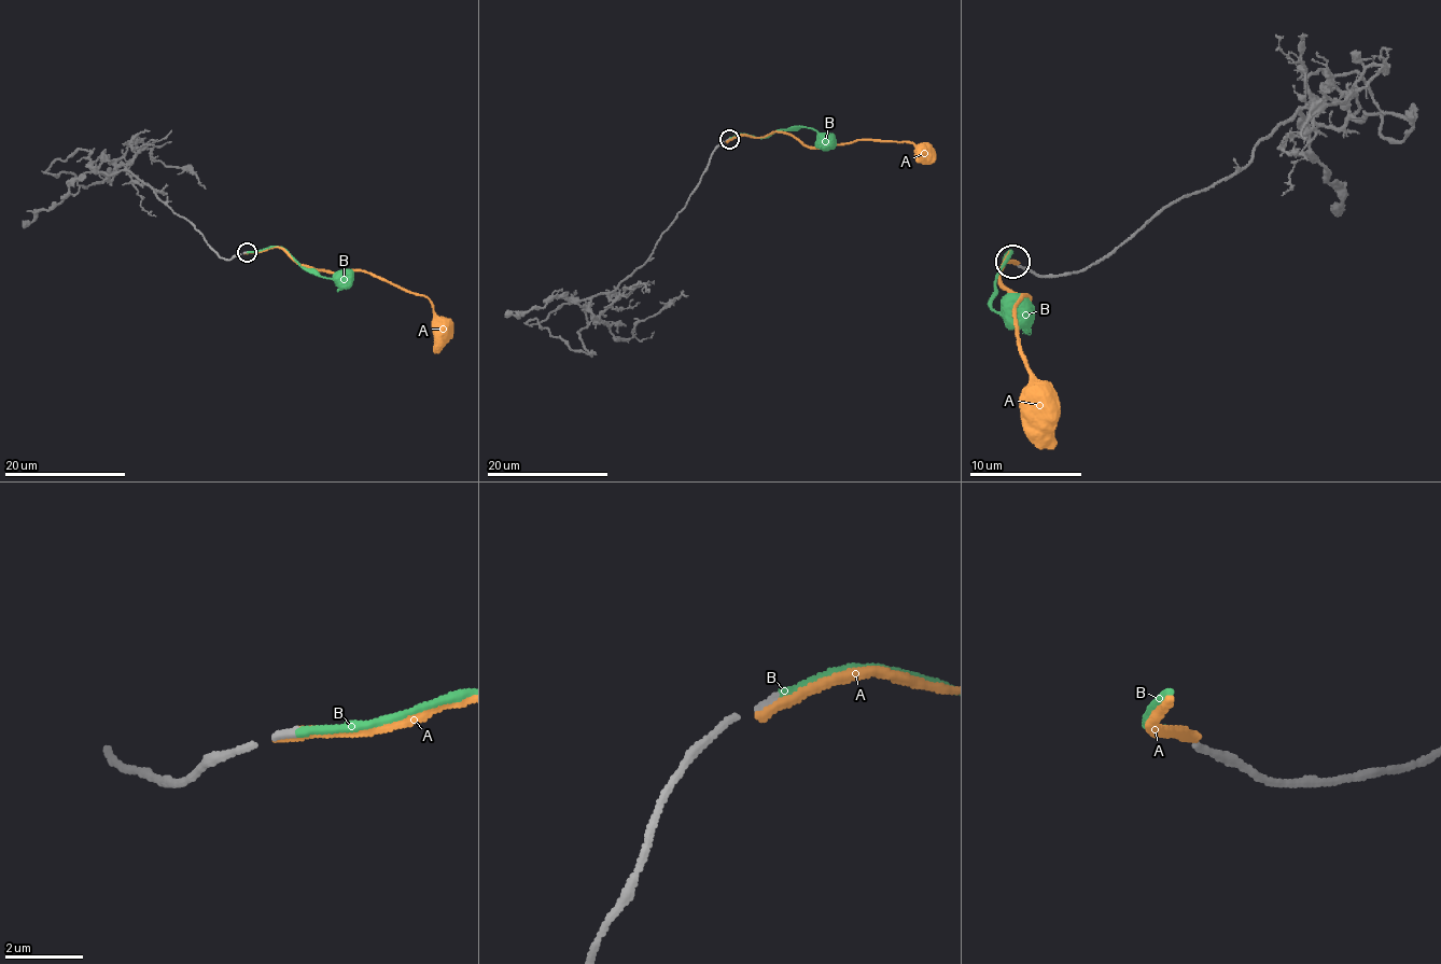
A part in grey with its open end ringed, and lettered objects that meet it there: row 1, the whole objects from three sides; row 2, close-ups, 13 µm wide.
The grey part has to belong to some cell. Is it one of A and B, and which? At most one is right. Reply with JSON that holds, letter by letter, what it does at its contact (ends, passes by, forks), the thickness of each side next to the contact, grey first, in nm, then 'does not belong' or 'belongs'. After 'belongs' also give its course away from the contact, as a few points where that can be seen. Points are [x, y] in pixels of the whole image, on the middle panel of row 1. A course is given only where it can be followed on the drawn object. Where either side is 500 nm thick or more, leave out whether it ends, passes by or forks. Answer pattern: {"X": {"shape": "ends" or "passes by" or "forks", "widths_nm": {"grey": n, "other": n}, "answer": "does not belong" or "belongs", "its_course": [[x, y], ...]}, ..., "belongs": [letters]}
{"A": {"shape": "ends", "widths_nm": {"grey": 170, "other": 340}, "answer": "does not belong"}, "B": {"shape": "ends", "widths_nm": {"grey": 170, "other": 190}, "answer": "belongs", "its_course": [[729, 139], [740, 135], [764, 138], [784, 130], [811, 127], [835, 147]]}, "belongs": ["B"]}

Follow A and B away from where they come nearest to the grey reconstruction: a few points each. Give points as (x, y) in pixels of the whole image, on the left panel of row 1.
A: (246, 251), (281, 247), (298, 262), (326, 273), (375, 274), (422, 294), (444, 325)
B: (247, 251), (281, 247), (302, 266), (339, 279), (345, 284), (352, 280)

